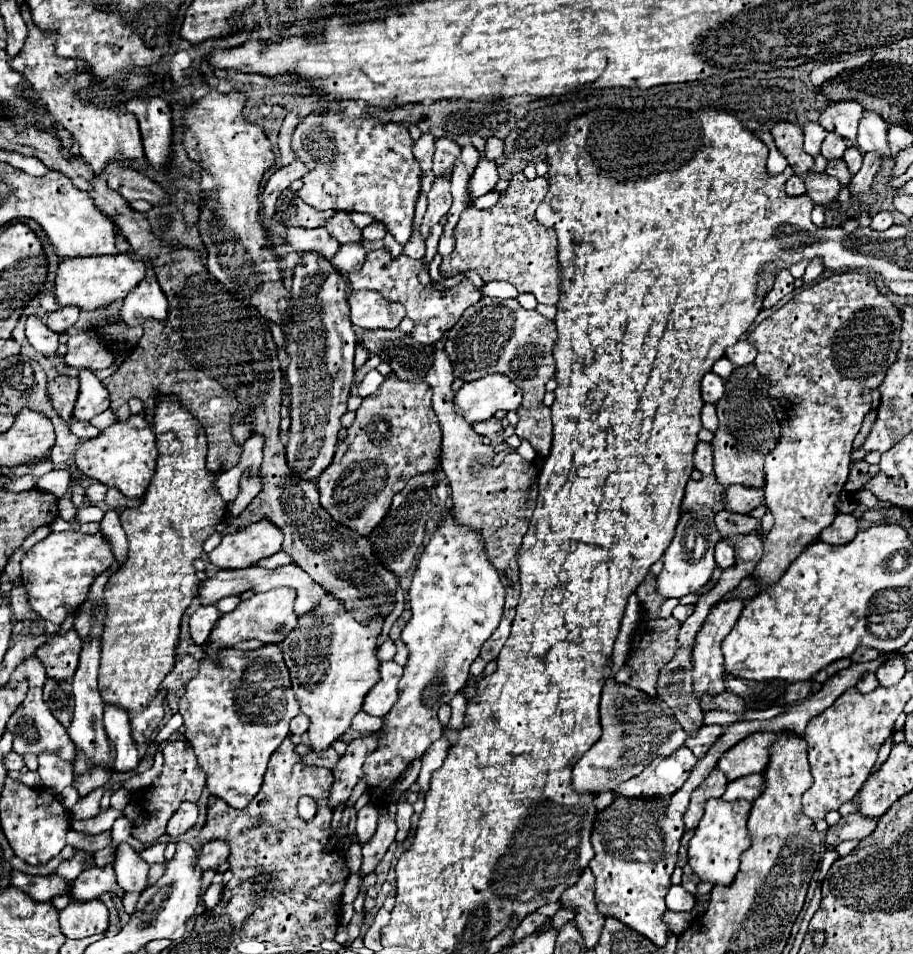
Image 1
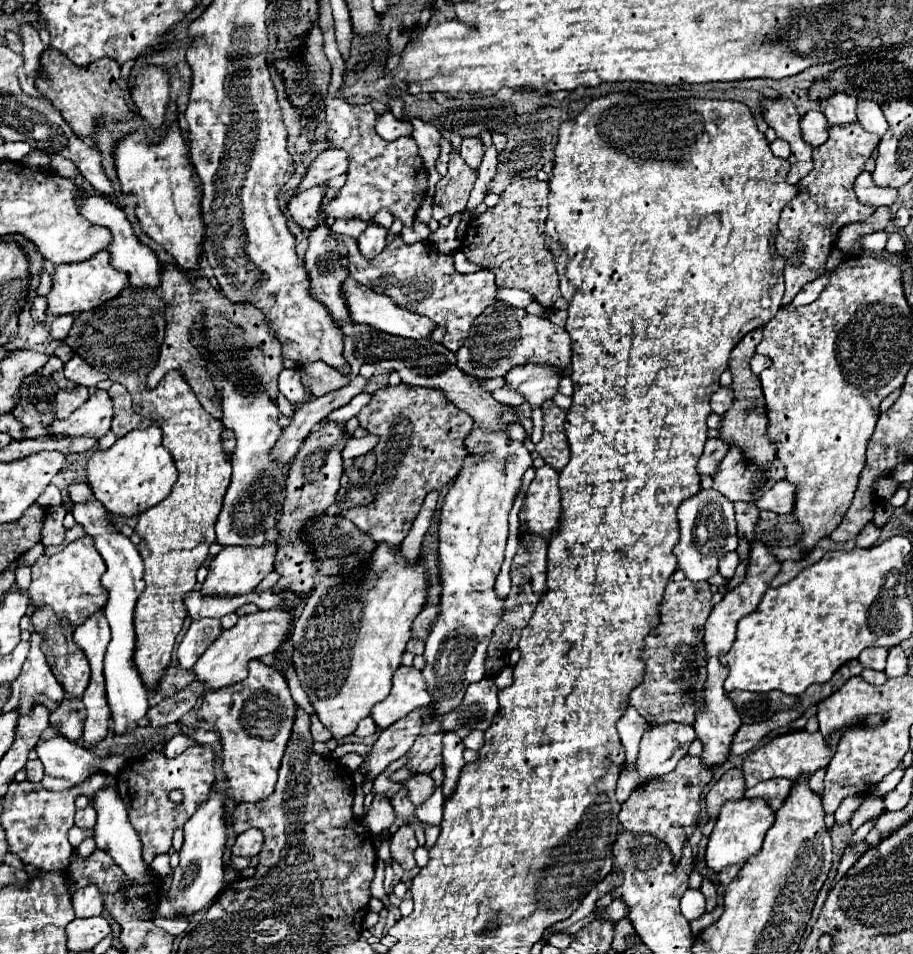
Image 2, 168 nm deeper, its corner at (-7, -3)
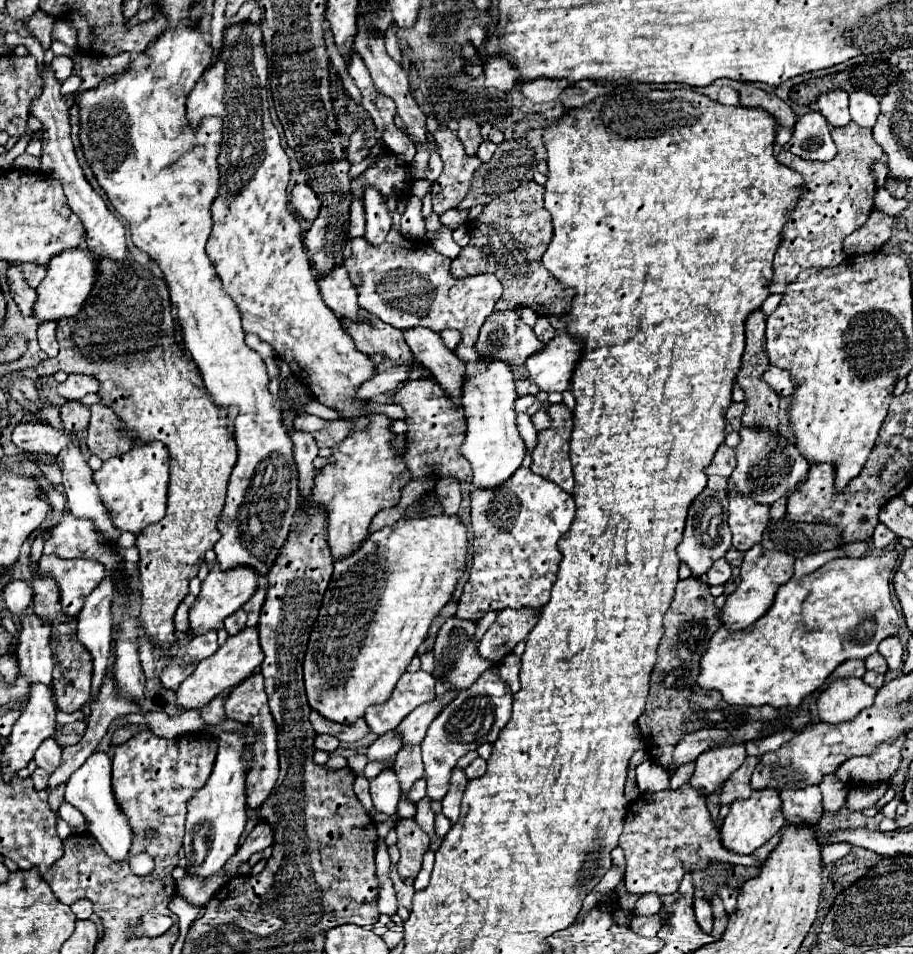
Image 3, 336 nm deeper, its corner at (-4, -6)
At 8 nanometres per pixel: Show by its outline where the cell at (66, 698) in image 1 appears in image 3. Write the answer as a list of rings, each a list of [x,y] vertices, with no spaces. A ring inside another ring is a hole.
[[[75,721],[75,723],[71,723],[71,725],[63,725],[61,729],[57,729],[57,733],[53,735],[53,739],[57,739],[57,743],[59,745],[73,745],[73,743],[77,743],[79,739],[81,739],[81,735],[83,735],[83,731],[85,731],[85,721]]]

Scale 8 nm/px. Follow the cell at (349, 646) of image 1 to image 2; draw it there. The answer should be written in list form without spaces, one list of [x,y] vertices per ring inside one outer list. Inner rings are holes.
[[[378,542],[366,568],[358,568],[346,576],[318,576],[318,584],[306,600],[306,606],[294,622],[294,666],[320,722],[336,740],[354,734],[358,722],[366,718],[374,704],[382,702],[390,688],[392,676],[400,666],[406,644],[412,636],[412,622],[420,614],[428,598],[428,574],[422,558],[408,564],[400,546]]]

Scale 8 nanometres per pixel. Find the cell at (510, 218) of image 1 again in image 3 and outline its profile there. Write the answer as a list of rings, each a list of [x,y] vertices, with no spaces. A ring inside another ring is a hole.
[[[529,181],[511,193],[499,195],[485,211],[469,223],[469,245],[453,259],[451,271],[455,277],[493,273],[503,285],[503,295],[497,301],[499,309],[531,307],[537,315],[567,315],[571,311],[571,293],[543,267],[541,255],[549,245],[553,227],[551,215],[543,207],[543,185]]]

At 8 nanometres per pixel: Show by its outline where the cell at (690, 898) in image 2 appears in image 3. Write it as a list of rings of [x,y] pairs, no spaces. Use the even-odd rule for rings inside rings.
[[[697,897],[697,899],[693,901],[693,911],[695,911],[695,917],[697,917],[699,927],[701,927],[705,933],[711,933],[711,927],[713,927],[713,915],[711,915],[709,901]]]

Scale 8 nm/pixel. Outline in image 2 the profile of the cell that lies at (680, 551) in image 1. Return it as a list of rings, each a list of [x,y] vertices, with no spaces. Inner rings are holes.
[[[700,490],[696,496],[684,500],[678,508],[678,524],[680,524],[680,540],[674,546],[674,554],[678,558],[678,568],[686,574],[688,580],[708,580],[718,572],[718,554],[732,552],[738,546],[738,536],[734,532],[734,506],[732,502],[716,492]]]

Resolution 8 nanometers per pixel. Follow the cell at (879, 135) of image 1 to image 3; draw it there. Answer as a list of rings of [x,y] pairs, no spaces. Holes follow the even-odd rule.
[[[855,91],[849,95],[849,111],[853,123],[873,129],[879,115],[879,99],[867,91]]]

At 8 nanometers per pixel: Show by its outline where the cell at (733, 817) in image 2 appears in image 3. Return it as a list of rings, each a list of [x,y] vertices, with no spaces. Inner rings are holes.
[[[775,789],[753,791],[753,795],[745,801],[733,801],[729,815],[721,827],[721,845],[733,853],[753,853],[757,847],[767,843],[781,827],[785,819],[781,815],[781,799]]]

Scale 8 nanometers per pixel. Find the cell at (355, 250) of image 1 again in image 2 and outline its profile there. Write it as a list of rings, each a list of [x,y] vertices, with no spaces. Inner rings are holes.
[[[370,222],[368,228],[360,234],[358,238],[358,244],[360,244],[360,252],[366,256],[366,258],[376,258],[384,246],[386,246],[386,236],[388,236],[388,230]]]

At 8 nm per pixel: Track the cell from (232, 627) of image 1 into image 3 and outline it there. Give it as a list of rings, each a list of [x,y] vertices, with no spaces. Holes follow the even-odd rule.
[[[243,627],[237,635],[231,635],[211,657],[203,659],[195,671],[179,685],[177,689],[177,705],[183,709],[201,709],[211,699],[221,695],[223,691],[235,687],[237,683],[245,681],[259,665],[263,663],[263,651],[259,647],[259,633],[257,627]]]

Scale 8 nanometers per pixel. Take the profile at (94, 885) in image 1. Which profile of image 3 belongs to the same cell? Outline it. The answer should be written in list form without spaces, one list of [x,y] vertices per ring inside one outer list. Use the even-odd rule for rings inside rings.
[[[77,899],[71,905],[71,911],[75,913],[77,919],[89,919],[93,915],[93,903],[89,899]]]

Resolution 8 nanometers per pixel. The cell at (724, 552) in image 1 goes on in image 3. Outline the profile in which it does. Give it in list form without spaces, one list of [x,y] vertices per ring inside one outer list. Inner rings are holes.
[[[719,559],[713,563],[713,567],[707,571],[707,583],[709,585],[723,585],[731,579],[731,565],[727,559]]]

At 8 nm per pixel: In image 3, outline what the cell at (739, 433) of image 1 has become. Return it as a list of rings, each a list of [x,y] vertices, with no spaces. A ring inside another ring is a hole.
[[[755,311],[747,319],[745,331],[747,331],[747,345],[745,345],[745,353],[743,353],[743,359],[741,359],[741,369],[737,373],[737,383],[745,391],[745,411],[743,411],[743,417],[741,417],[741,425],[751,427],[751,429],[769,429],[771,433],[777,433],[777,427],[779,427],[779,421],[777,421],[779,397],[759,377],[759,371],[765,371],[765,367],[769,367],[769,359],[765,359],[765,351],[763,351],[763,345],[765,345],[765,315],[761,311]]]

